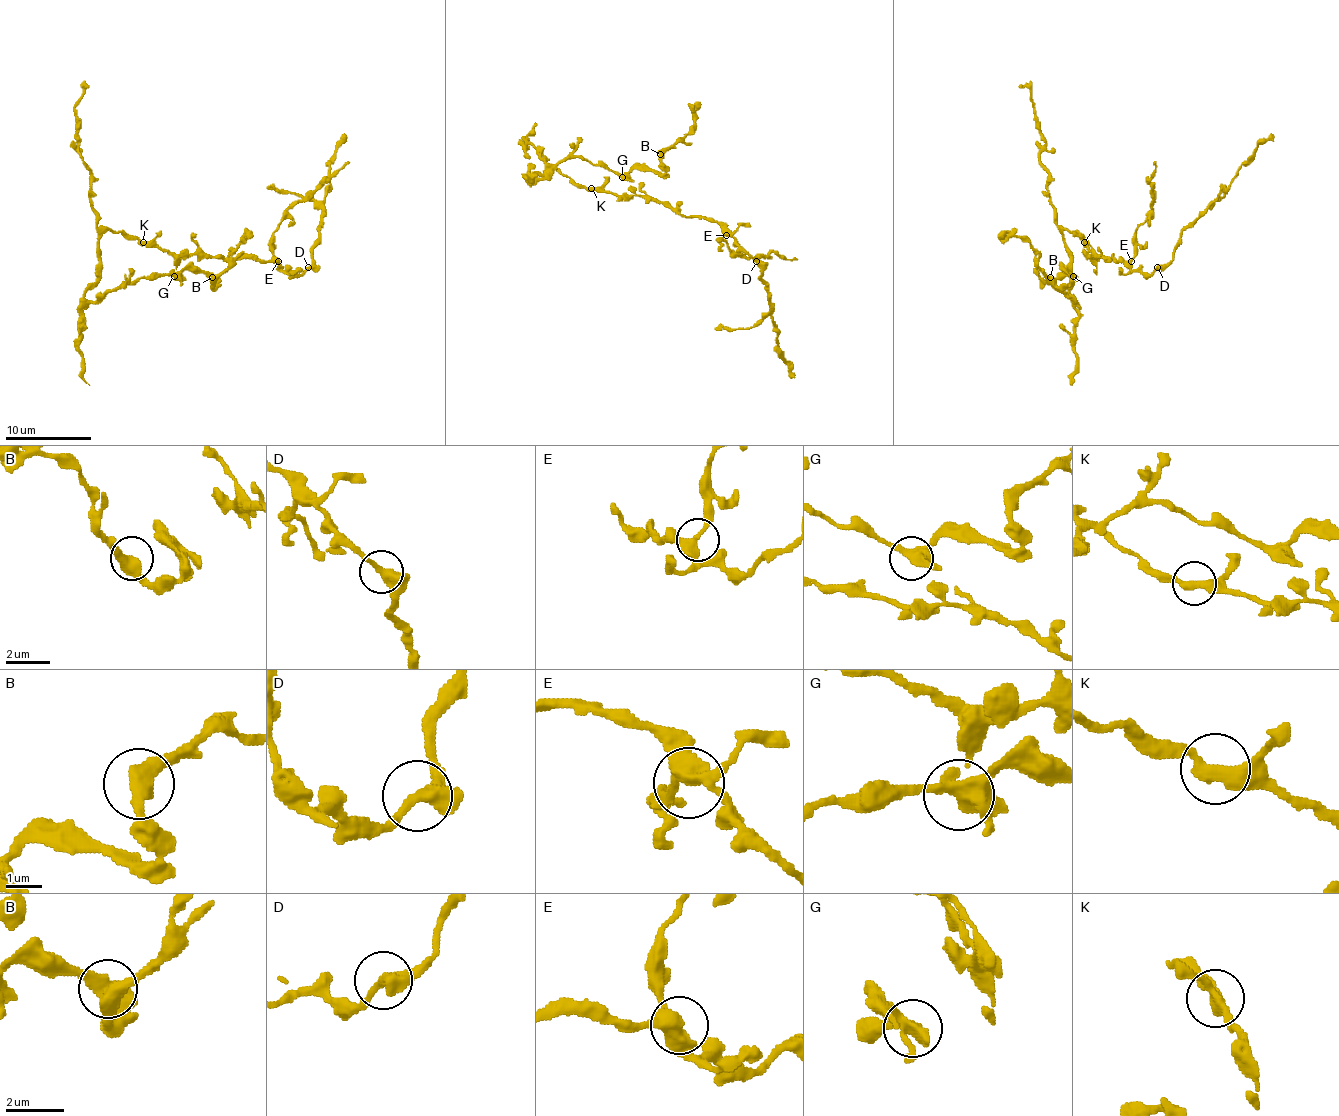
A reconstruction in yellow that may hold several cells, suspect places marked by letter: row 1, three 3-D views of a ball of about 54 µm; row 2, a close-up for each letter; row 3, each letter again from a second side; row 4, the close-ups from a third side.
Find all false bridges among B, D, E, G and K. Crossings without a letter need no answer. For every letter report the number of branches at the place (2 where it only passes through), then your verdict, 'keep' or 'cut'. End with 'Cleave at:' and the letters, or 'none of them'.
B: branches 2; keep
D: branches 2; keep
E: branches 3; keep
G: branches 4; keep
K: branches 2; keep
Cleave at: none of them

